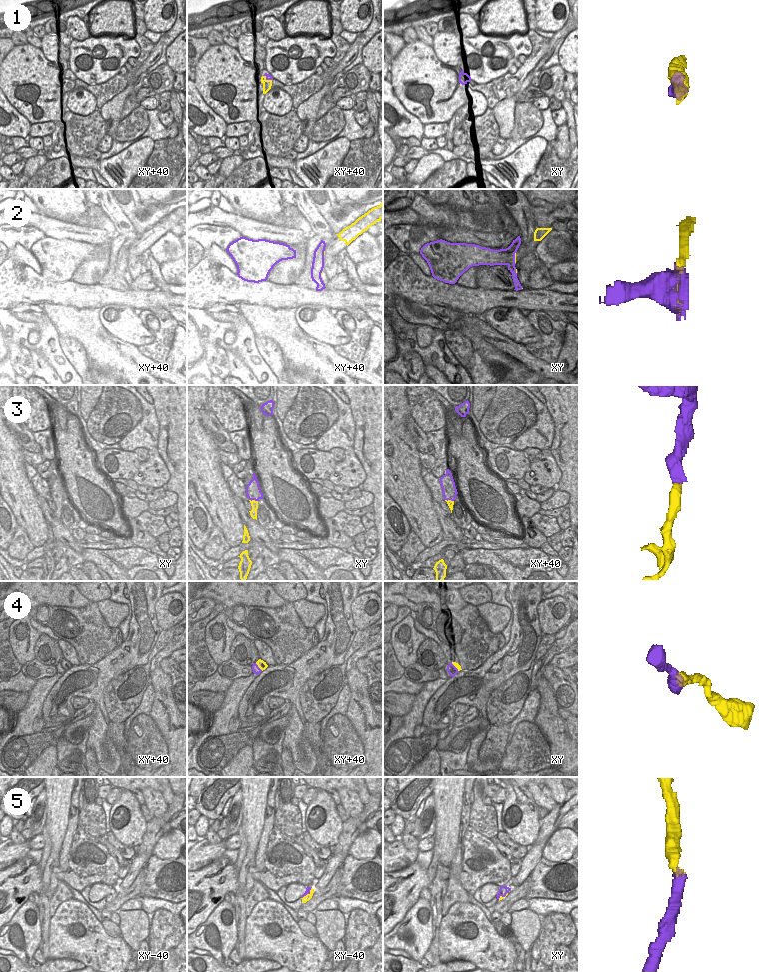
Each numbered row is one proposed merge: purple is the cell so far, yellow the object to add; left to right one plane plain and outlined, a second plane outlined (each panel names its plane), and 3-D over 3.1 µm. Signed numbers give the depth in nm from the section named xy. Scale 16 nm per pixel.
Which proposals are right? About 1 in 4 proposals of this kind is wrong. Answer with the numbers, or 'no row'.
1, 2, 4, 5

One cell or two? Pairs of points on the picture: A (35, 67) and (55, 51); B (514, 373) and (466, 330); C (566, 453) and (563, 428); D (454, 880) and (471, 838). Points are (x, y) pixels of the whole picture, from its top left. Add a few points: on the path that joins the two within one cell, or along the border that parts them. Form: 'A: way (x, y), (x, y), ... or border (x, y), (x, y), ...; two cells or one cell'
A: border (39, 48), (43, 55), (56, 67); two cells
B: way (504, 363), (493, 356), (478, 341); one cell
C: way (566, 447), (566, 434); one cell
D: border (464, 839), (462, 870), (460, 873), (461, 886); two cells

